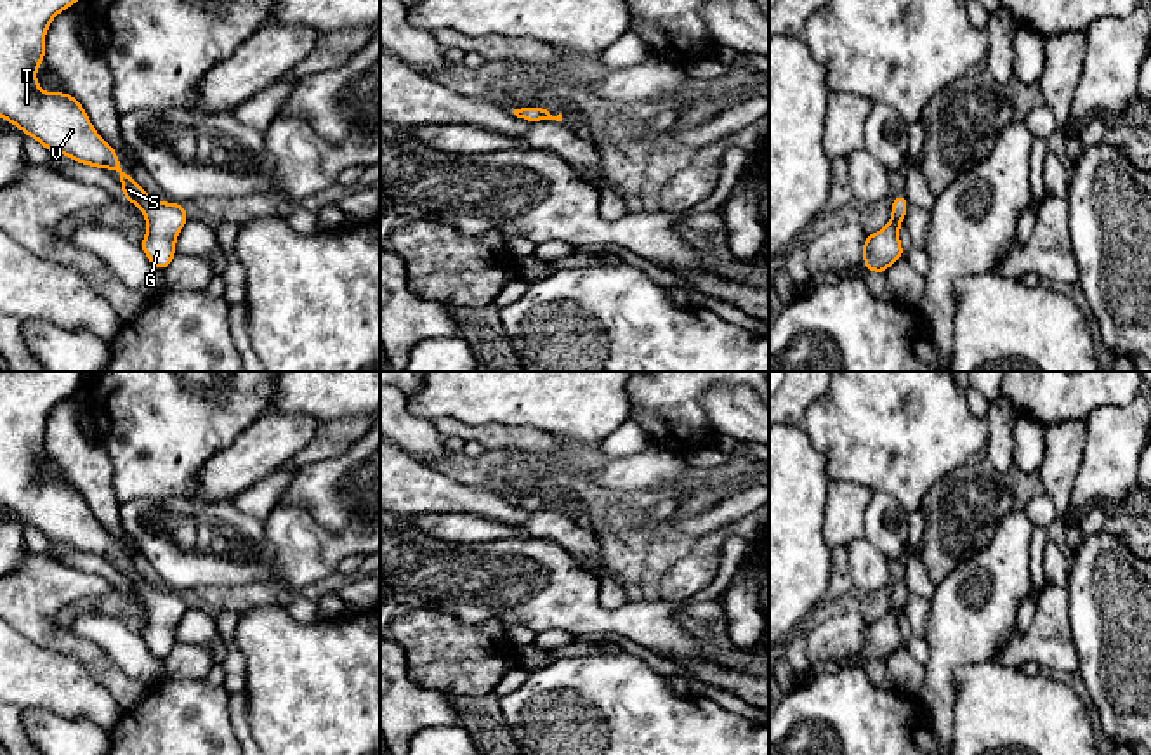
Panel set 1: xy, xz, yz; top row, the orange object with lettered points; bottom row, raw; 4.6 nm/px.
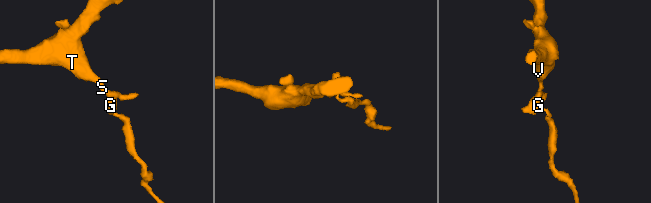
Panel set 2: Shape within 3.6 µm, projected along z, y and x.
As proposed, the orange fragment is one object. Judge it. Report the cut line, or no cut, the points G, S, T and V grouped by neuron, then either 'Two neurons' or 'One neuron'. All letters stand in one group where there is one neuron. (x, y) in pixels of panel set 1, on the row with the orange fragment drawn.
No split. Groups: G S T V. One neuron

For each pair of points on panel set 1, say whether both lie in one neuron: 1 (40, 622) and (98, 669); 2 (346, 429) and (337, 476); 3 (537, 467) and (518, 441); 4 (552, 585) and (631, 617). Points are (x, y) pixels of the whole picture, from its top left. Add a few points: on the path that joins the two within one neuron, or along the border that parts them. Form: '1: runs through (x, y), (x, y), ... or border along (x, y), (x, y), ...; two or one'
1: runs through (54, 636), (84, 655); one
2: border along (361, 436), (342, 453), (301, 466); two
3: border along (516, 453), (544, 457); two
4: runs through (572, 603), (591, 618), (611, 618); one

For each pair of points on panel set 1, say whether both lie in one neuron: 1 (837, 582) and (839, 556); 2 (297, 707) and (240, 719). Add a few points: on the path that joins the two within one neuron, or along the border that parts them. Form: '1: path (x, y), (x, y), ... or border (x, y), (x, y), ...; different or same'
1: path (839, 575), (839, 563); same
2: border (243, 691), (249, 729), (254, 736); different

